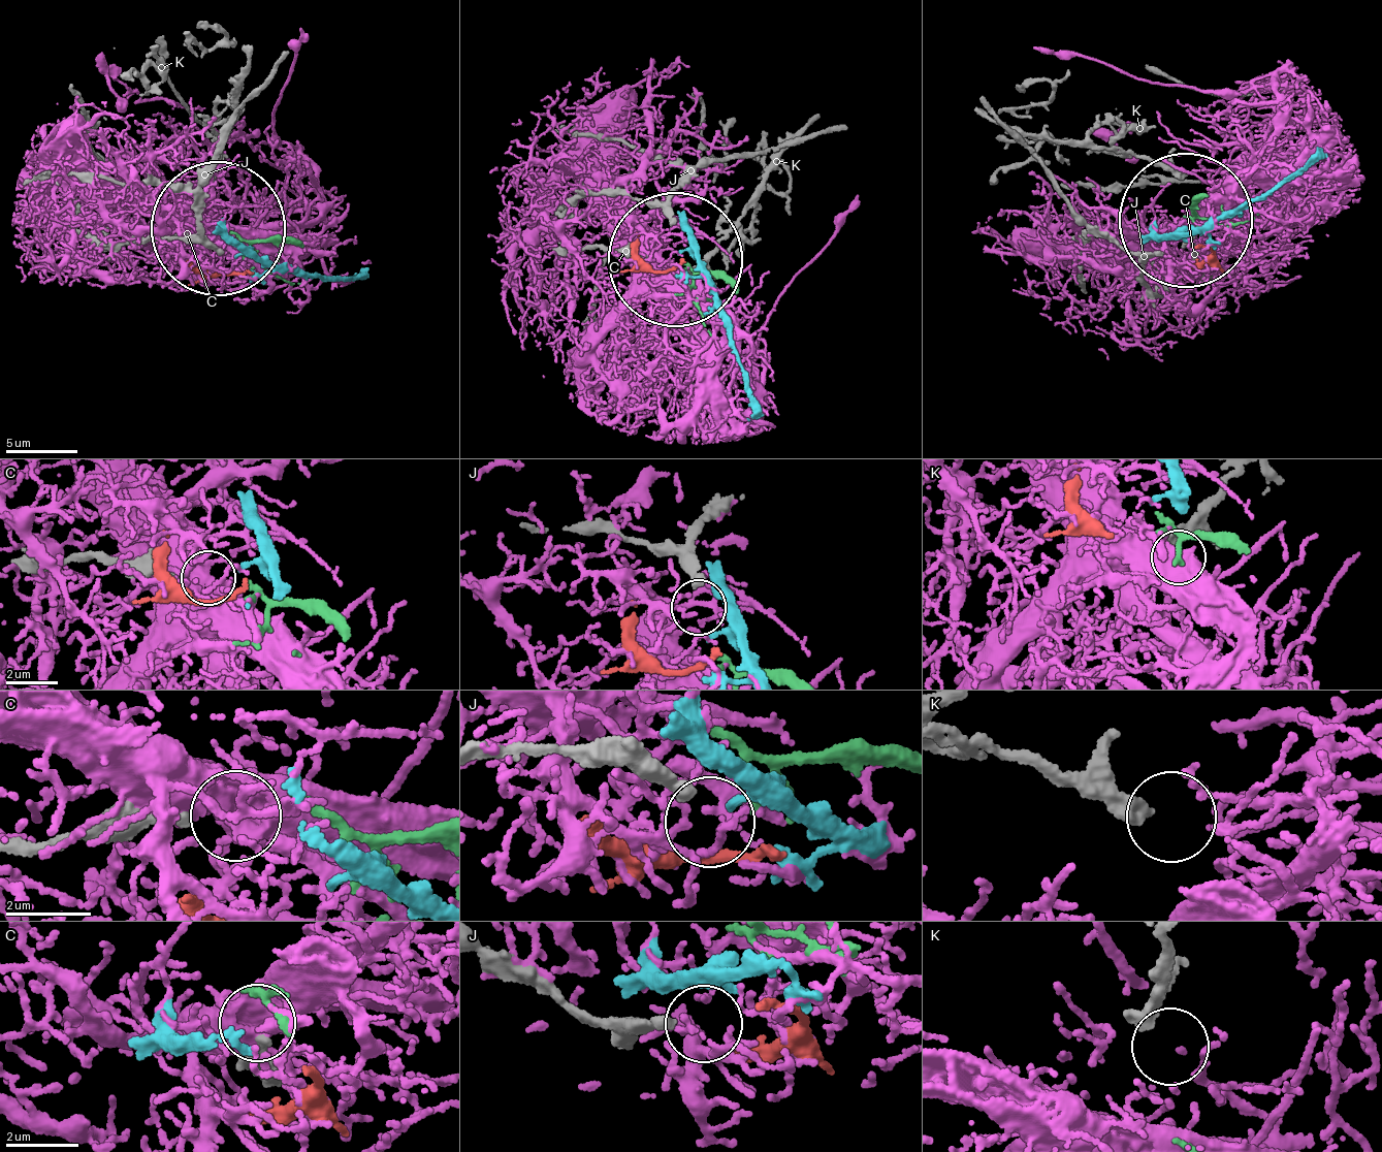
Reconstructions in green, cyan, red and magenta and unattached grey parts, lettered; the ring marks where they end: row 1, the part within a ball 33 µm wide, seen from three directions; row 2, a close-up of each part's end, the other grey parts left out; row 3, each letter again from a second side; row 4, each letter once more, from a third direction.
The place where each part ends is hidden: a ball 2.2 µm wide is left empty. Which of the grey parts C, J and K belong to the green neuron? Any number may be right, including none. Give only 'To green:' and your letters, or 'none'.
To green: none

